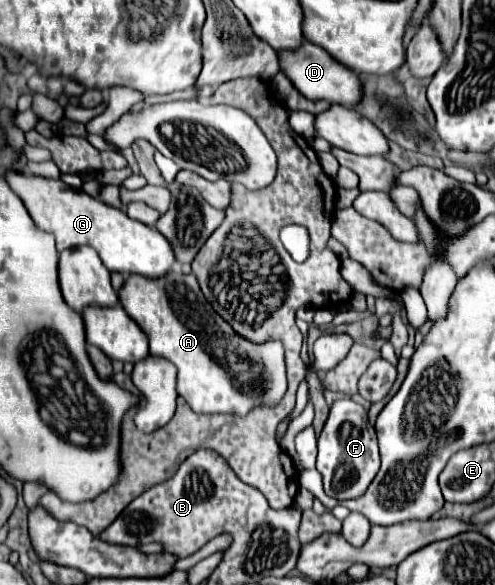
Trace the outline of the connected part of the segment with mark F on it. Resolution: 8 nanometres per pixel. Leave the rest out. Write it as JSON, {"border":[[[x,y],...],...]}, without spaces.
{"border":[[[340,398],[332,404],[330,416],[318,436],[318,458],[316,470],[324,478],[324,490],[328,496],[348,500],[362,496],[368,484],[374,480],[380,468],[376,434],[368,424],[366,410],[352,398]]]}

